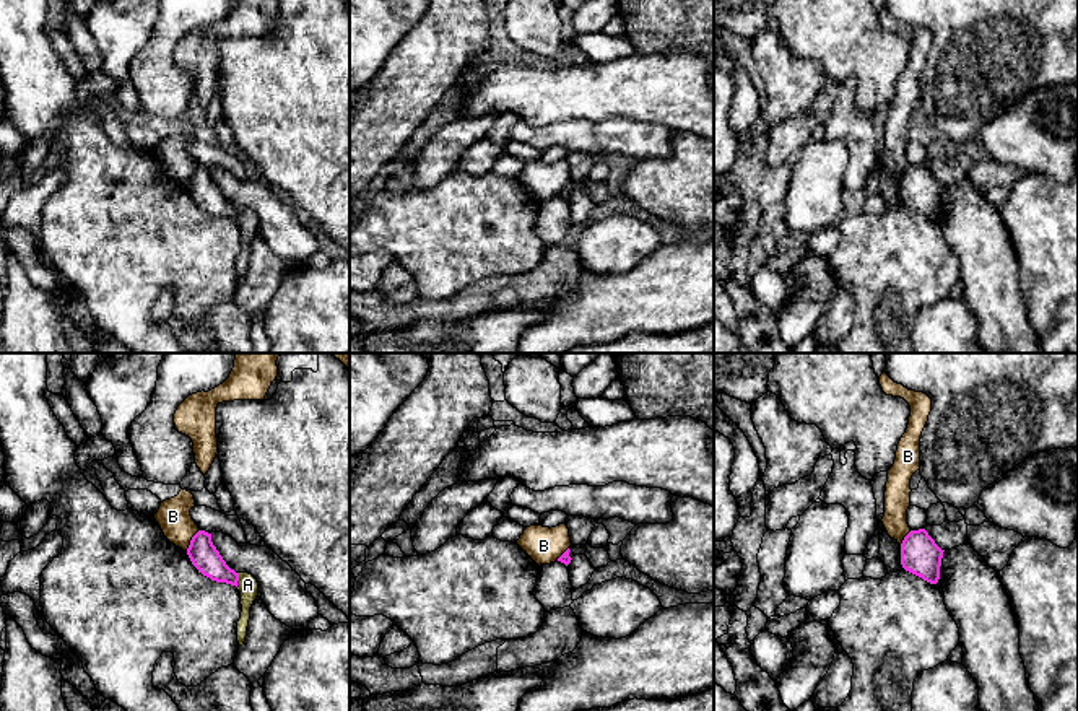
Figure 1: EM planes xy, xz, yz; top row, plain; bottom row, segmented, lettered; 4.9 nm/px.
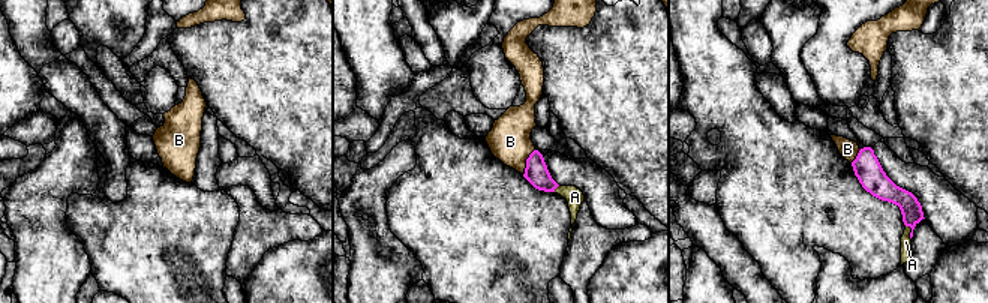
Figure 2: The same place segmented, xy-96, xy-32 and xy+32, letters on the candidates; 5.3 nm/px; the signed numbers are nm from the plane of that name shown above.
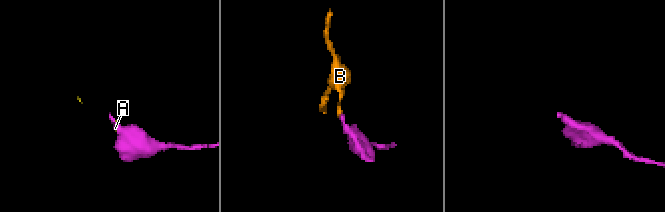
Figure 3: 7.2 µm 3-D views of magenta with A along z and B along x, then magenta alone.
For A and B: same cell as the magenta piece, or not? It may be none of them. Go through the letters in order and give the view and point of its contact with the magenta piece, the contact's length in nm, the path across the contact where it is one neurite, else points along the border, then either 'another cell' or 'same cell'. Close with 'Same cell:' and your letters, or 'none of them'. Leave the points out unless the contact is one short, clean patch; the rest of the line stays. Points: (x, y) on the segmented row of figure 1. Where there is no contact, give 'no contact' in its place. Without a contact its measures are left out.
A: xy (238, 580) | 80 nm | along xy (239, 573), (238, 588) | another cell
B: yz (901, 544) | 140 nm | along yz (911, 531), (901, 544), (899, 555) | another cell
Same cell: none of them

